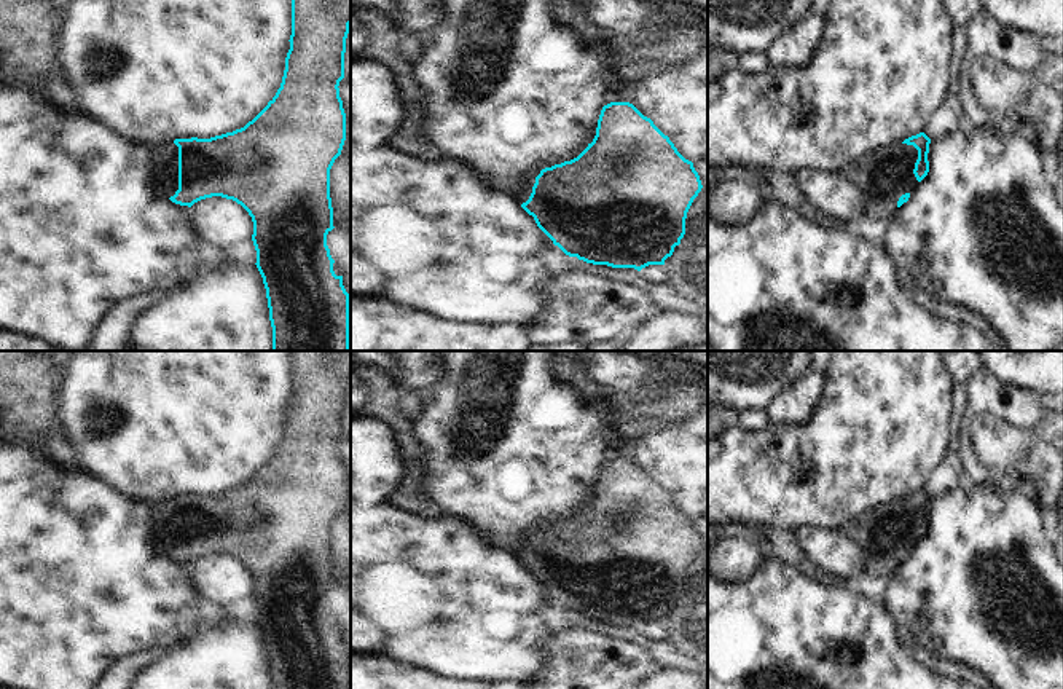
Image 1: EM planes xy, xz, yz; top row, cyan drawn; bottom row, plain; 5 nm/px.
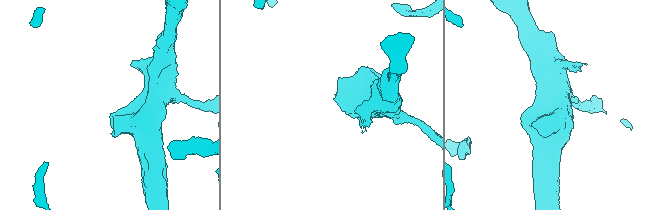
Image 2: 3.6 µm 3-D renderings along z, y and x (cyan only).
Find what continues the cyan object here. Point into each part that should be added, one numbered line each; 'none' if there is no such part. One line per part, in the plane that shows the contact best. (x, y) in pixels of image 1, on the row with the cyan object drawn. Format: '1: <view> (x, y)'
1: xy (164, 158)

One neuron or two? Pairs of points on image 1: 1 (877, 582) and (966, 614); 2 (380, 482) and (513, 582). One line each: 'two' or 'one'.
1: two
2: one

